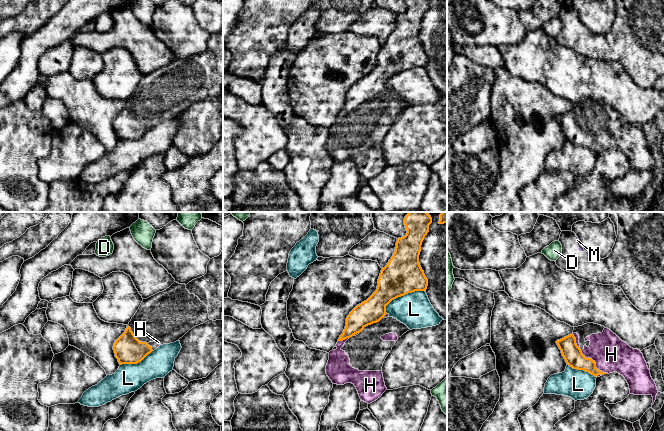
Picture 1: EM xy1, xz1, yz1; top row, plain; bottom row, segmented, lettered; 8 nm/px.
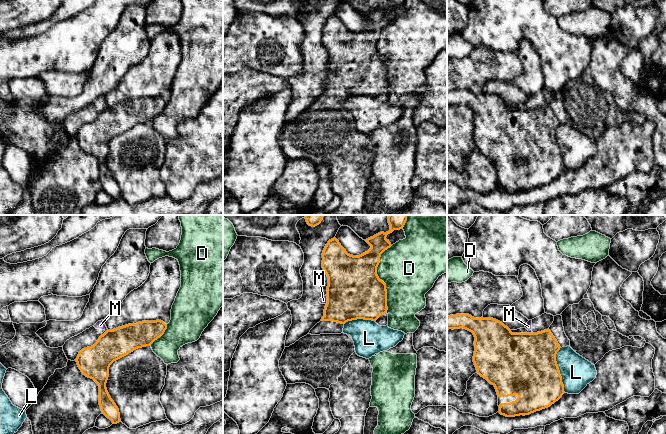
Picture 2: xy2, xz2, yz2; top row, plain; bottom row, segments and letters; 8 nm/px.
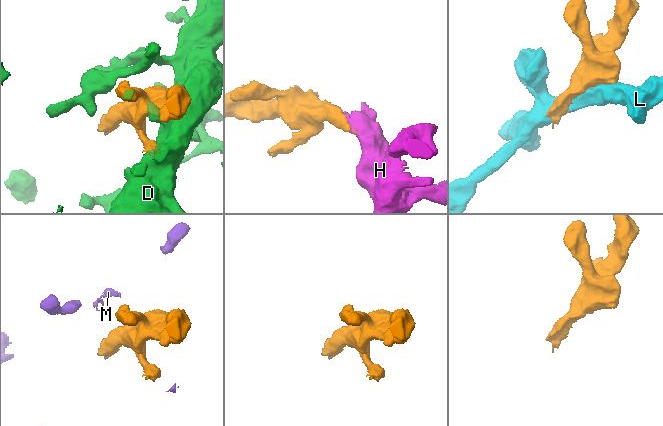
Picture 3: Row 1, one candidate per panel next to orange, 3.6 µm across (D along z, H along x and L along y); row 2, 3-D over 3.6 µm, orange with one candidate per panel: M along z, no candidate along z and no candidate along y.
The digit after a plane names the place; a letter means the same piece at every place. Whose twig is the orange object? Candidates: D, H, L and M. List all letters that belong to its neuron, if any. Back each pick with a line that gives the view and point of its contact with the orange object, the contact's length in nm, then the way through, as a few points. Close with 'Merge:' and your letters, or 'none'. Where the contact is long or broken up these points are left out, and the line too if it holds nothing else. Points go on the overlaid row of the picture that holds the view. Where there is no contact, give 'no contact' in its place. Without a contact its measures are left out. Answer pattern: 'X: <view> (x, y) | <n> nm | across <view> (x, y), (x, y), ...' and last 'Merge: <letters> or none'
H: yz1 (595, 364) | 280 nm
Merge: H

